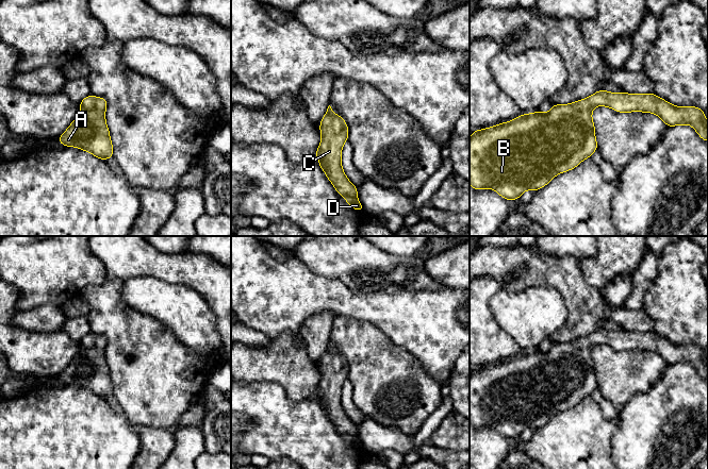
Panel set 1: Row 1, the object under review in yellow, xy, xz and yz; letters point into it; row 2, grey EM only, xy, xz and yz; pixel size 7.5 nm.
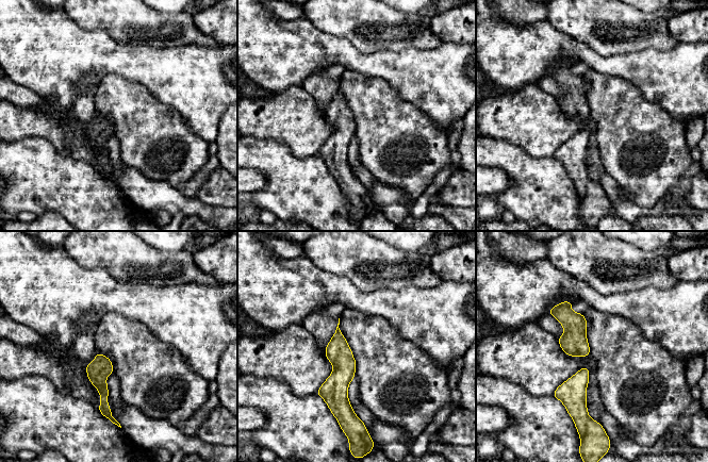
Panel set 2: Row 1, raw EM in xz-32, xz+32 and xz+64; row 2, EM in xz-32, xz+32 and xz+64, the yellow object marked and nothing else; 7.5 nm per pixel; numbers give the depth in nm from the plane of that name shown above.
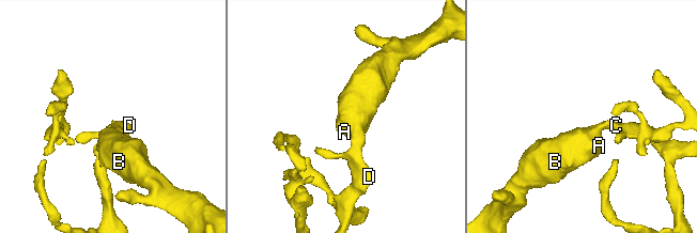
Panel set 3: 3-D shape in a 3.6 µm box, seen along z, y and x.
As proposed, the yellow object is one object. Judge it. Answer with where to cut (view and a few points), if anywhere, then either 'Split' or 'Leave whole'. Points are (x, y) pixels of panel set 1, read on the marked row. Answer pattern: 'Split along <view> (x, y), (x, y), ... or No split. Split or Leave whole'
No split. Leave whole

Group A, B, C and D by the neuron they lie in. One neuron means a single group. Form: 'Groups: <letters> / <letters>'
Groups: A B C D

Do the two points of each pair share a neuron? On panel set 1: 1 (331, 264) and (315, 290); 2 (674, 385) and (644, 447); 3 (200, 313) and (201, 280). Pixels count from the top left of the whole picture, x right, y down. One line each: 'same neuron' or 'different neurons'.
1: different neurons
2: same neuron
3: different neurons

